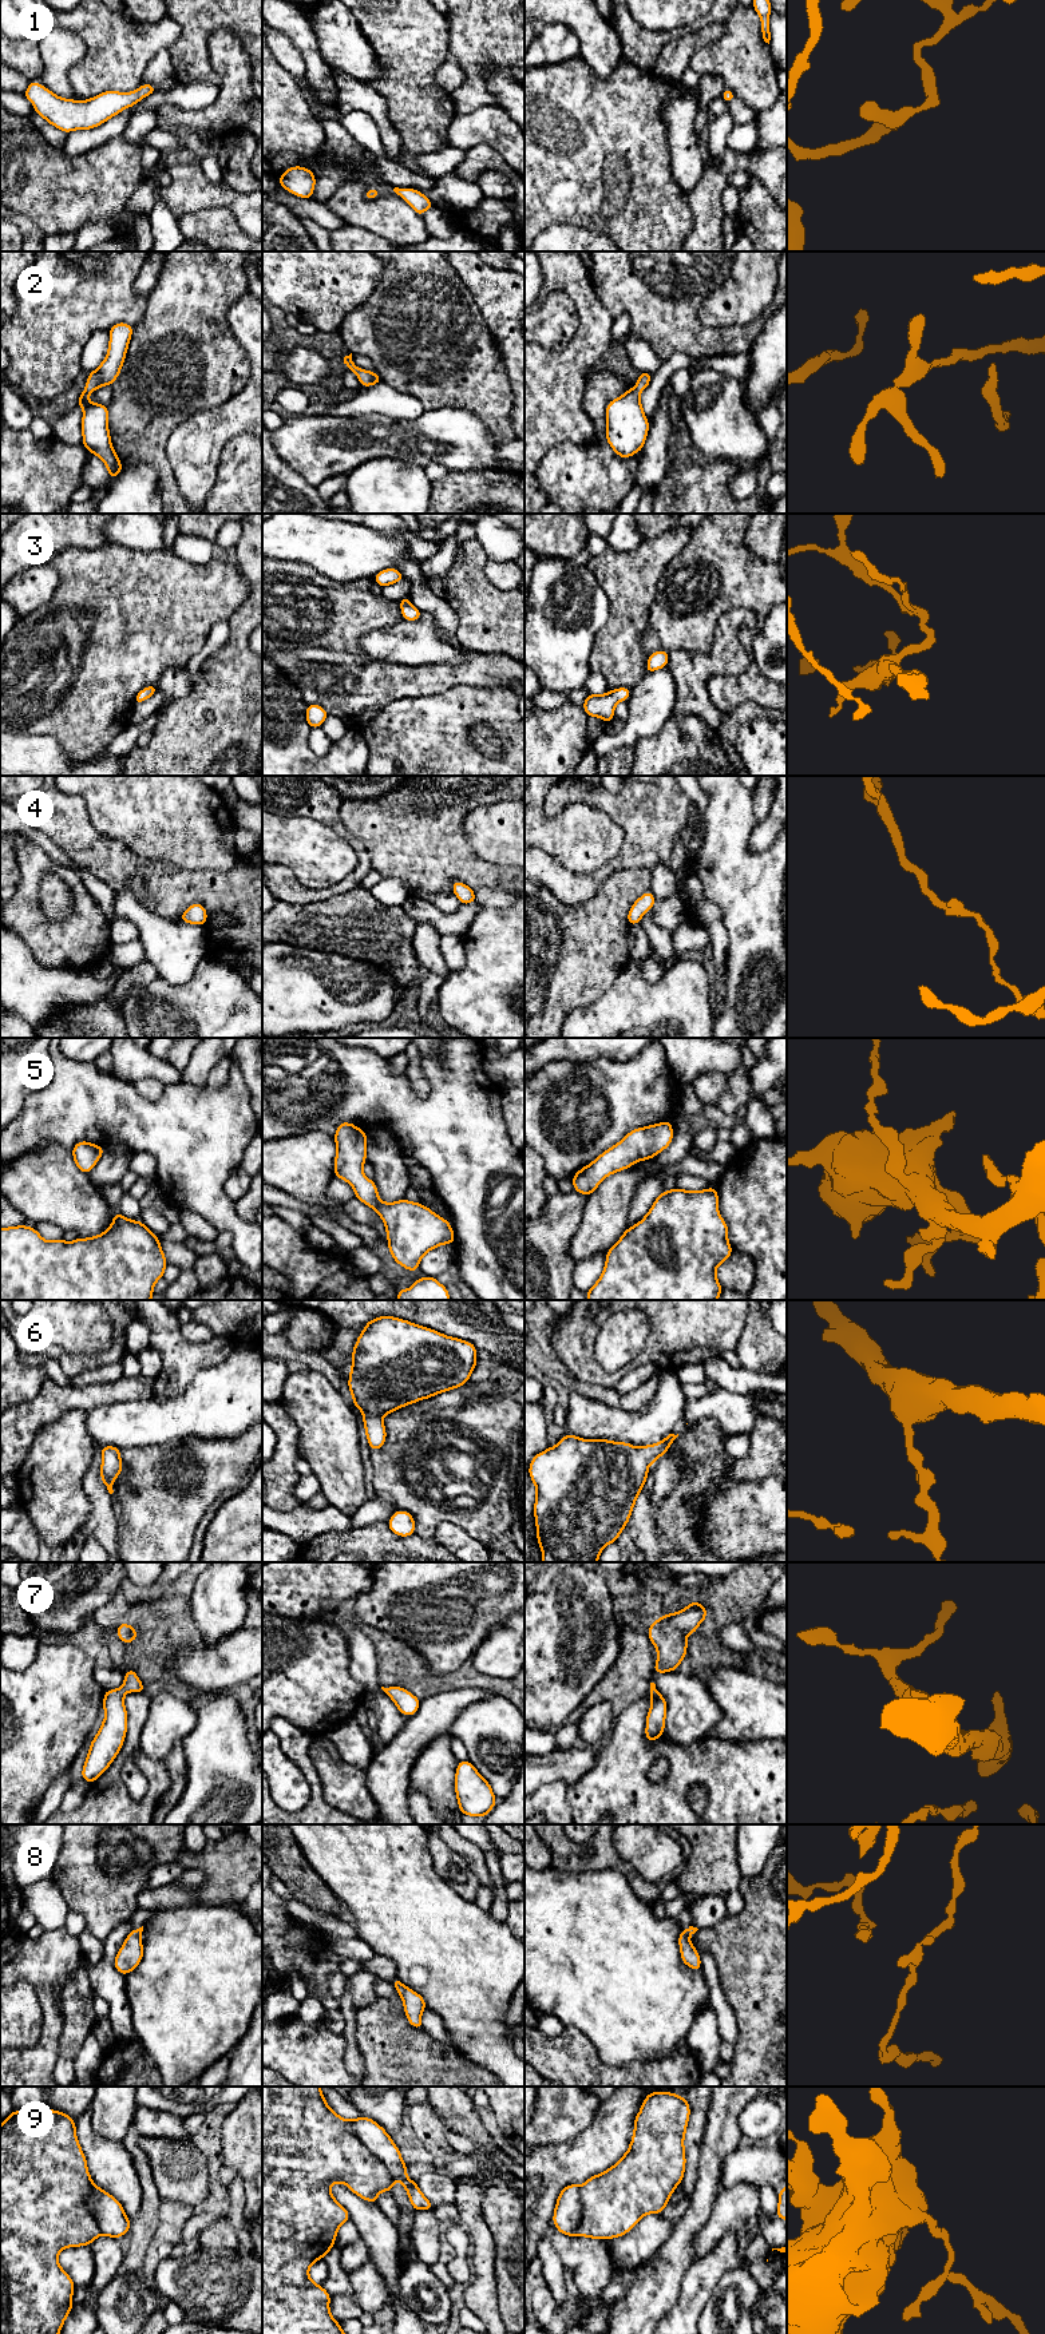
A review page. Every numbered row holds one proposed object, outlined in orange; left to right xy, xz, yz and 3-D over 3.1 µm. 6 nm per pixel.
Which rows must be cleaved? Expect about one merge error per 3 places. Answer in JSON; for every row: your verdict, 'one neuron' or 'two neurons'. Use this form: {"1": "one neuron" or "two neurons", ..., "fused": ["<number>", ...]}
{"1": "one neuron", "2": "one neuron", "3": "one neuron", "4": "one neuron", "5": "one neuron", "6": "one neuron", "7": "one neuron", "8": "one neuron", "9": "one neuron", "fused": []}

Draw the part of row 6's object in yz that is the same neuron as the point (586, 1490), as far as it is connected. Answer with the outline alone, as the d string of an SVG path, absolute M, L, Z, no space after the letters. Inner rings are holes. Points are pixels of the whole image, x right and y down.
M571 1434L533 1457L529 1475L537 1490L534 1517L543 1562L598 1562L607 1544L617 1542L645 1486L649 1465L678 1437L634 1447L626 1442L582 1439Z

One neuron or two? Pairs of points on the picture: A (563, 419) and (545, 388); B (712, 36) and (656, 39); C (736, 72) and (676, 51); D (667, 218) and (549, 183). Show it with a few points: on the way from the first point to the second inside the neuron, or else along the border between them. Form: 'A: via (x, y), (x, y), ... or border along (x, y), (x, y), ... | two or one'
A: via (555, 411), (545, 400), (545, 396) | one
B: border along (709, 23), (696, 34), (671, 39), (657, 58) | two
C: border along (717, 39), (700, 48), (691, 58), (688, 67) | two
D: via (637, 203), (626, 193), (578, 183) | one

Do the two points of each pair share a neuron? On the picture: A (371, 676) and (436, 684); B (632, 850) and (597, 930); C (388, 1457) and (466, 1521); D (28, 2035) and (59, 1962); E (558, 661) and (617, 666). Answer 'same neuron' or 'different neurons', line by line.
A: same neuron
B: different neurons
C: same neuron
D: different neurons
E: different neurons

